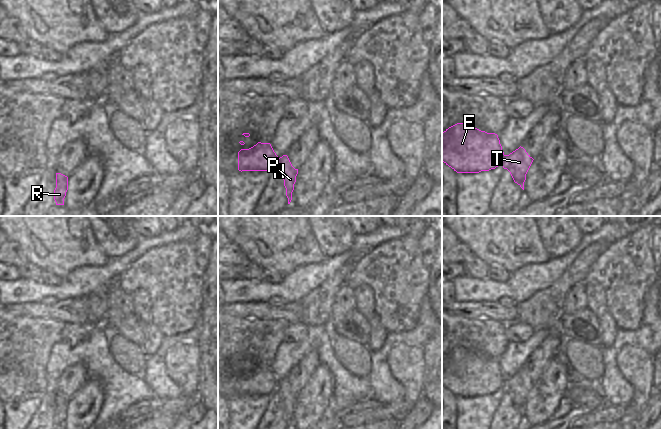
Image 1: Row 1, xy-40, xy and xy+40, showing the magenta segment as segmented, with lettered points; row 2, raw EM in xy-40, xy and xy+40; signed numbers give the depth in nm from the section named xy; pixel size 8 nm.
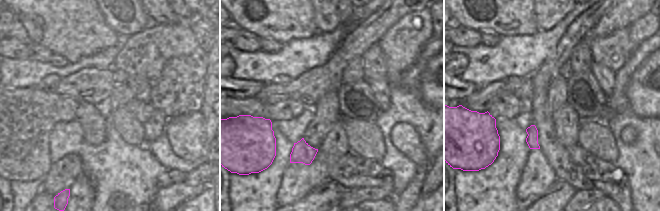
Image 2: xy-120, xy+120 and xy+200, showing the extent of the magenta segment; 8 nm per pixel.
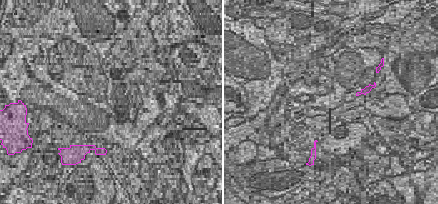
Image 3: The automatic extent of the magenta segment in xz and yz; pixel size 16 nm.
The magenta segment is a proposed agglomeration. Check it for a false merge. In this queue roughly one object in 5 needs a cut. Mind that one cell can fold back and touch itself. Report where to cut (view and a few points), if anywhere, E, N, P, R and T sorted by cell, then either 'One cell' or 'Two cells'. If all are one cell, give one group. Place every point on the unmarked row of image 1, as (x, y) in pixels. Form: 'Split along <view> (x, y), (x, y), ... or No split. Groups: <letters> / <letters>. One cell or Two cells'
Split along xy+40 (504, 379), (501, 388). Groups: E N / P R T. Two cells

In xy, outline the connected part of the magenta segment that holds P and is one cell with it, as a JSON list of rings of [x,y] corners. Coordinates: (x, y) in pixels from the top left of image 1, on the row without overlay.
[[[283,379],[278,383],[278,394],[284,404],[284,410],[286,412],[286,420],[288,422],[288,428],[292,424],[292,416],[294,414],[294,408],[296,406],[296,400],[298,398],[298,393],[295,393],[288,380]]]

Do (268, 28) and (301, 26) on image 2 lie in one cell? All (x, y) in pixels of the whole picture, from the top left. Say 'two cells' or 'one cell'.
one cell

